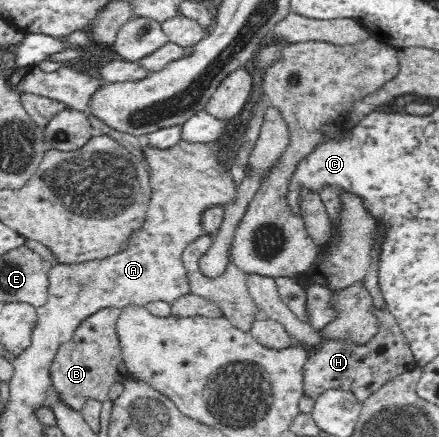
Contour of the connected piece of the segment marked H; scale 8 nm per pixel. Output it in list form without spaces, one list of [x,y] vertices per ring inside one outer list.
[[[387,306],[373,307],[372,313],[379,328],[375,336],[366,343],[357,345],[353,341],[349,343],[341,339],[323,339],[320,349],[310,353],[303,366],[303,394],[315,400],[326,390],[341,389],[351,391],[362,402],[385,382],[417,367],[409,341]]]

